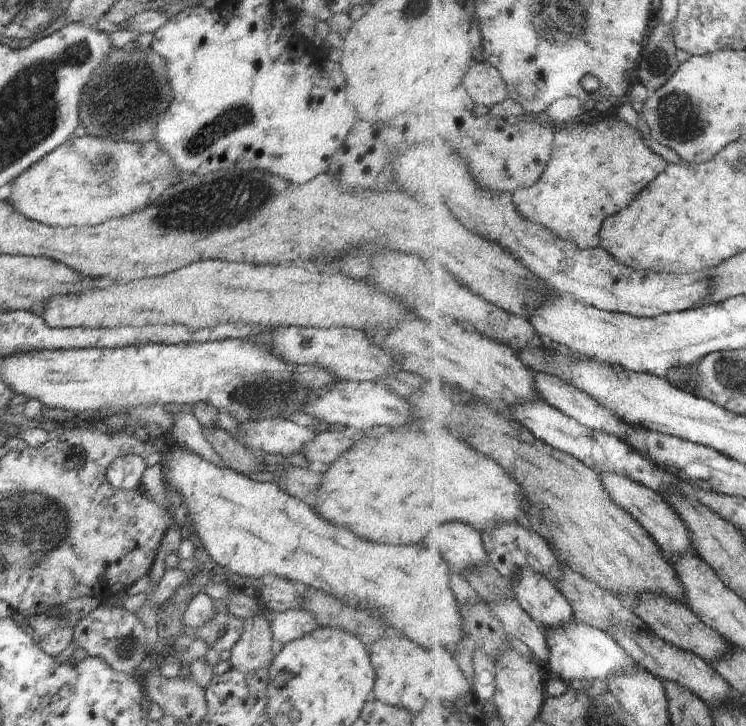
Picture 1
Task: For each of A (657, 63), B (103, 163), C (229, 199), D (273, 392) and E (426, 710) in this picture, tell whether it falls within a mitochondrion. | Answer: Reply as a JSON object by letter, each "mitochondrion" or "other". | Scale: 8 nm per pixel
{"A":"mitochondrion","B":"mitochondrion","C":"mitochondrion","D":"mitochondrion","E":"other"}

